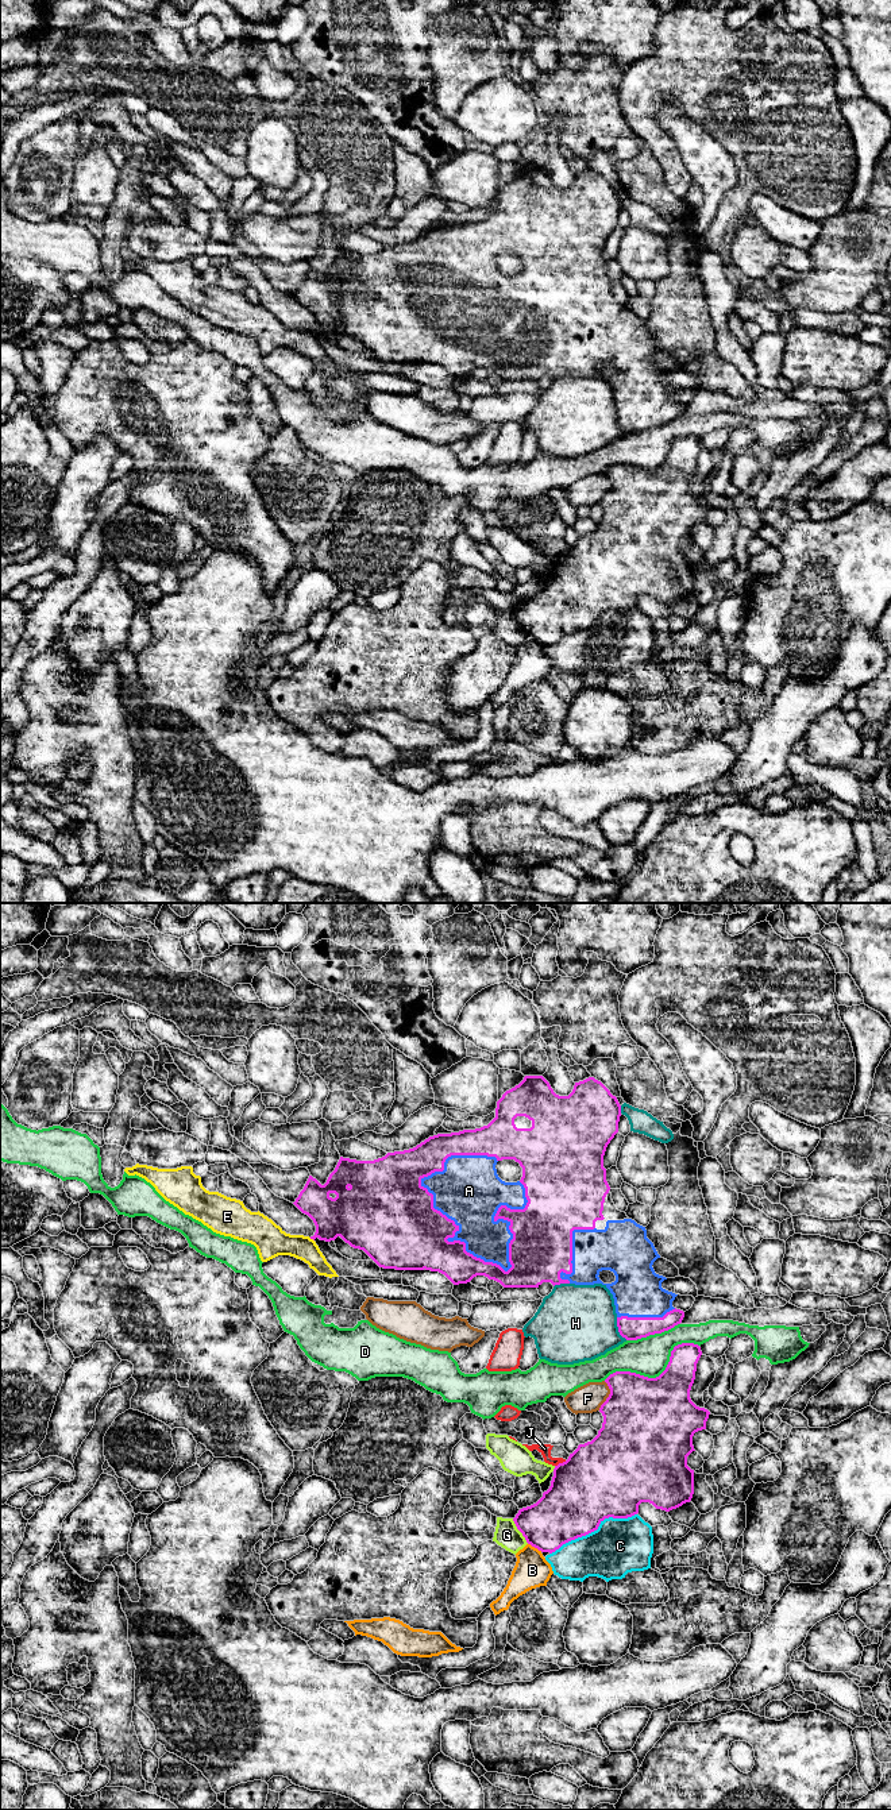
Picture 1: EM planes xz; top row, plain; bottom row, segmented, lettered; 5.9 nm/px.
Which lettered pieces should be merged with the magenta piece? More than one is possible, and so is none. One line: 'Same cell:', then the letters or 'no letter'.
Same cell: A

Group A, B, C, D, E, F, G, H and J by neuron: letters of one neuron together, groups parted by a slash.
A / B / C / D / E / F / G / H / J

